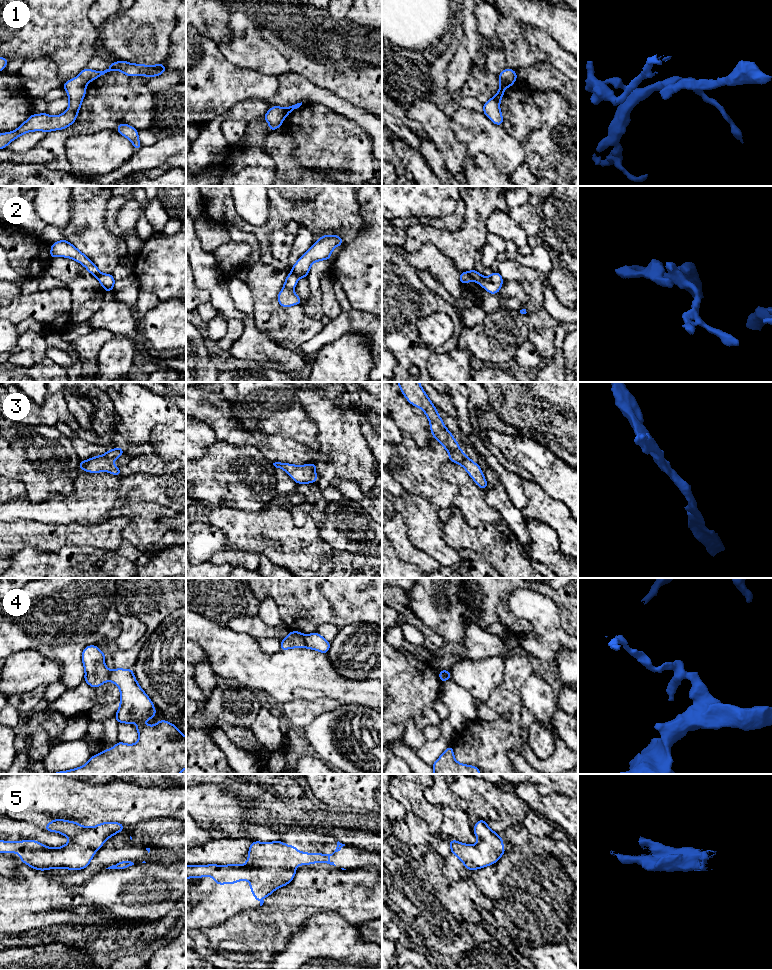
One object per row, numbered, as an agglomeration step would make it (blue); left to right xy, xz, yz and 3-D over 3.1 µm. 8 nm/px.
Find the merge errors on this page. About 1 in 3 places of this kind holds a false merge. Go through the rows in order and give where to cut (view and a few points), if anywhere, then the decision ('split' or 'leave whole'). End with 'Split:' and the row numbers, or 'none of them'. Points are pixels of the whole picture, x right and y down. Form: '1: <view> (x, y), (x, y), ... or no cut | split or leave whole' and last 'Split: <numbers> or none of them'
1: no cut | leave whole
2: yz (467, 272), (473, 280) | split
3: no cut | leave whole
4: xz (303, 635), (306, 646) | split
5: no cut | leave whole
Split: 2, 4

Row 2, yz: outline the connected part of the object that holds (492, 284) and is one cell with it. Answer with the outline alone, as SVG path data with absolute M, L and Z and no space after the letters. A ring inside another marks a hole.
M475 269L468 271L468 273L473 281L481 285L490 294L498 294L504 281L499 272L493 272L488 277L482 276Z

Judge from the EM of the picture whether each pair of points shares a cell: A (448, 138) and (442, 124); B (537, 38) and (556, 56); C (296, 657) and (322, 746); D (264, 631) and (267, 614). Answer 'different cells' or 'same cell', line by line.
A: same cell
B: same cell
C: different cells
D: different cells

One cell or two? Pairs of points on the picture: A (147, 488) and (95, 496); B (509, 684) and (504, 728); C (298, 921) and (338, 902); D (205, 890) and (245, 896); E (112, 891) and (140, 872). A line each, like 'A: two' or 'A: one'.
A: one
B: one
C: one
D: one
E: one

